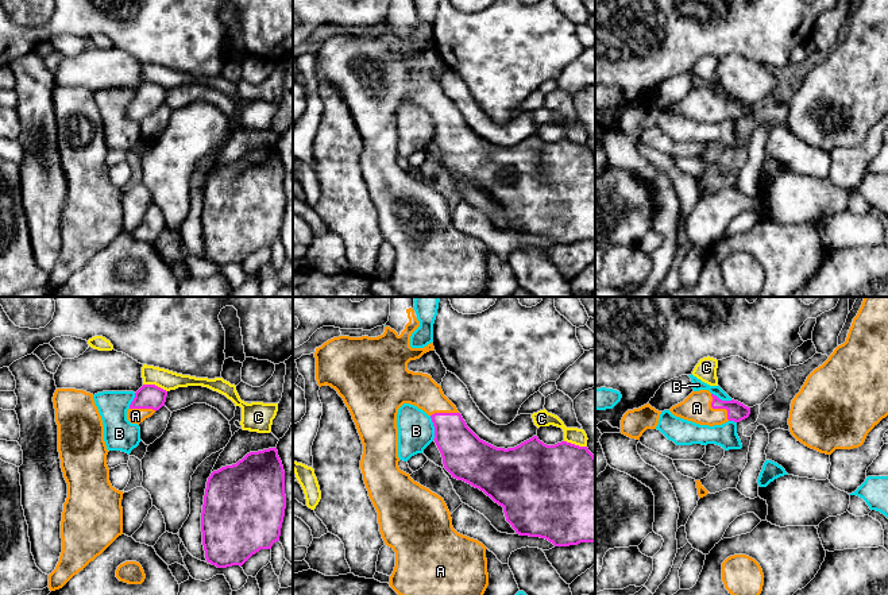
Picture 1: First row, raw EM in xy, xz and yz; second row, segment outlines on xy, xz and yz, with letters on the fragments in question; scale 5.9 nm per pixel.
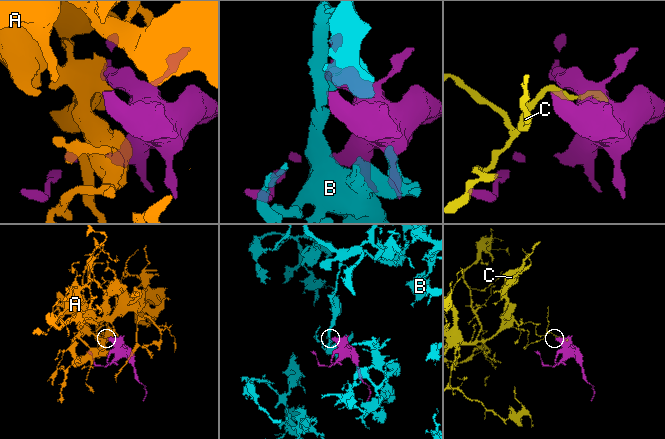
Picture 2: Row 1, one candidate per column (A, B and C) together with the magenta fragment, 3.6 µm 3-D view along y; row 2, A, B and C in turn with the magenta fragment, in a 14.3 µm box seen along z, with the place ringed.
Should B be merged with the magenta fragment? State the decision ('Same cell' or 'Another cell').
Another cell

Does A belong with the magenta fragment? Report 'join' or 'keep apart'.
join

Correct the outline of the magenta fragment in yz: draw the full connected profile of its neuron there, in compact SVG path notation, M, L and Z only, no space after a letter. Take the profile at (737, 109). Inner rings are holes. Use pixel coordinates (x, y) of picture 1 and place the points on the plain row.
M709 88L692 89L683 100L669 109L699 123L722 123L727 119L740 120L749 115L750 105L738 98L722 98Z

